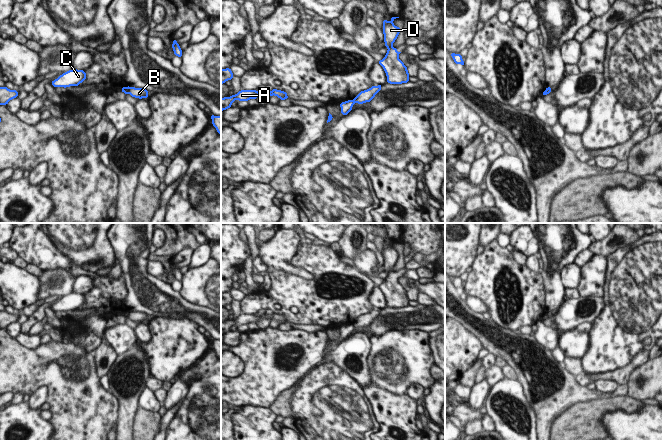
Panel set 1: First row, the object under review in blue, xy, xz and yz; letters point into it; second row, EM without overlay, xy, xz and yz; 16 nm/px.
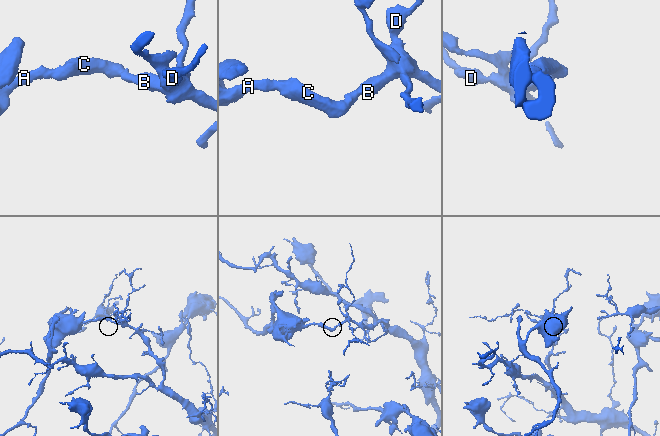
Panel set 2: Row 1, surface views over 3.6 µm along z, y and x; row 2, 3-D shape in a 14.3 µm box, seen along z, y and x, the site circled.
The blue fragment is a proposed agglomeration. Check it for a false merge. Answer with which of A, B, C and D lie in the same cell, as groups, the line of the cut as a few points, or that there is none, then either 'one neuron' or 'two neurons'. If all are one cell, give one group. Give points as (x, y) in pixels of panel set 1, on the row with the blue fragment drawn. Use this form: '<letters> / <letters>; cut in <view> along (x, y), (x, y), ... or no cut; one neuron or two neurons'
A C / B D; cut in xz along (352, 100), (354, 102); two neurons

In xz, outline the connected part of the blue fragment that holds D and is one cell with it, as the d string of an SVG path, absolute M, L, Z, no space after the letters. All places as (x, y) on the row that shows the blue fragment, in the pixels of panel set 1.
M391 17L390 22L388 22L386 19L383 20L384 28L382 31L384 34L385 46L388 48L388 51L385 57L378 62L386 73L387 83L390 84L402 84L409 82L407 67L398 58L398 55L401 52L398 52L397 49L392 46L397 39L398 34L402 31L399 27L396 27L393 24L393 21L396 18L399 17Z

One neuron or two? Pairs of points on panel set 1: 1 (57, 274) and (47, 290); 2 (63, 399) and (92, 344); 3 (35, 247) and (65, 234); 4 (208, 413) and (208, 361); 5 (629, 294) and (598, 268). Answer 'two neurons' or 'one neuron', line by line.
1: one neuron
2: two neurons
3: two neurons
4: one neuron
5: two neurons

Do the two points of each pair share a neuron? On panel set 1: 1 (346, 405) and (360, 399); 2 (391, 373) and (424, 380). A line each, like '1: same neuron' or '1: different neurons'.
1: same neuron
2: same neuron

